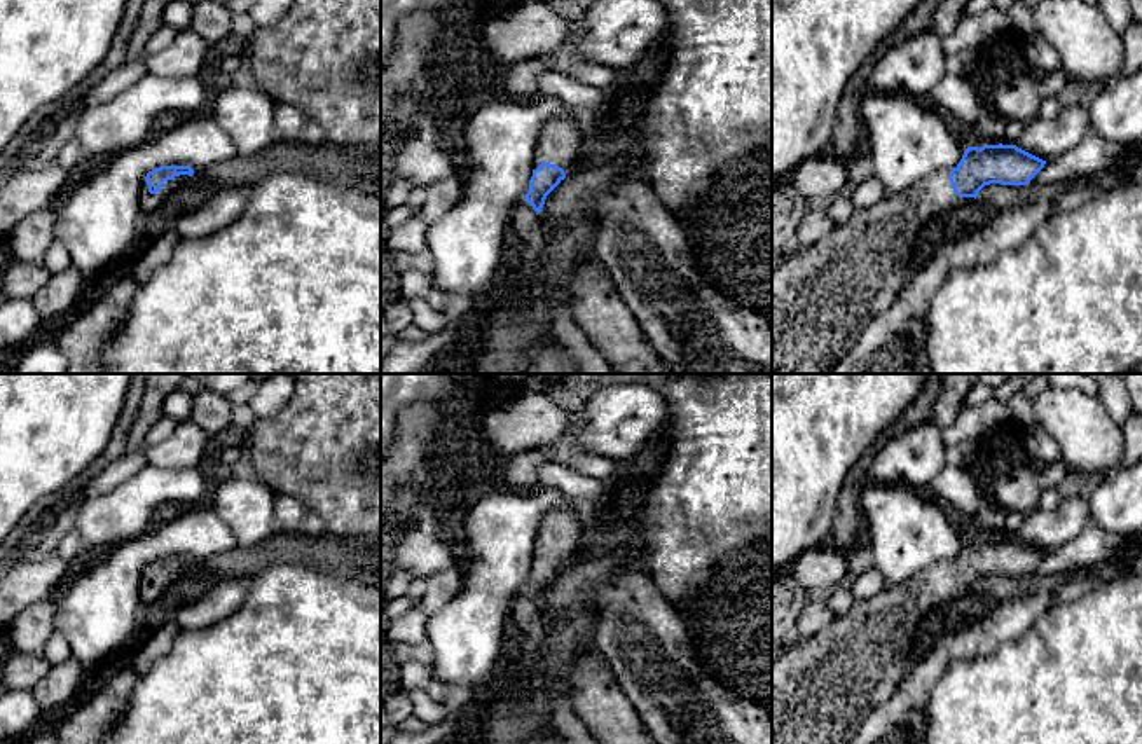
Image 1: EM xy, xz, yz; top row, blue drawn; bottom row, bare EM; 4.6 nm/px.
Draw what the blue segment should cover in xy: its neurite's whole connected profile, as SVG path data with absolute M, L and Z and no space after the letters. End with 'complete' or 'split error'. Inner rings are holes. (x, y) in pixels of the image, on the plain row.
M161 557L147 564L141 575L141 606L152 613L164 589L173 585L180 576L189 575L194 561L190 557Z | split error

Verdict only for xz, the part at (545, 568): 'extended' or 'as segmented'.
extended

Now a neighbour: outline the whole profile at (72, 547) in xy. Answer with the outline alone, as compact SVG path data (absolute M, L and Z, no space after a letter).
M72 529L58 545L56 554L68 562L79 564L86 557L89 547L84 538Z

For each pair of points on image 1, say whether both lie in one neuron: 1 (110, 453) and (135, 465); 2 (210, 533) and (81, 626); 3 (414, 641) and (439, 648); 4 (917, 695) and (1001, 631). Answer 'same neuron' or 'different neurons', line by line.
1: different neurons
2: same neuron
3: different neurons
4: same neuron

